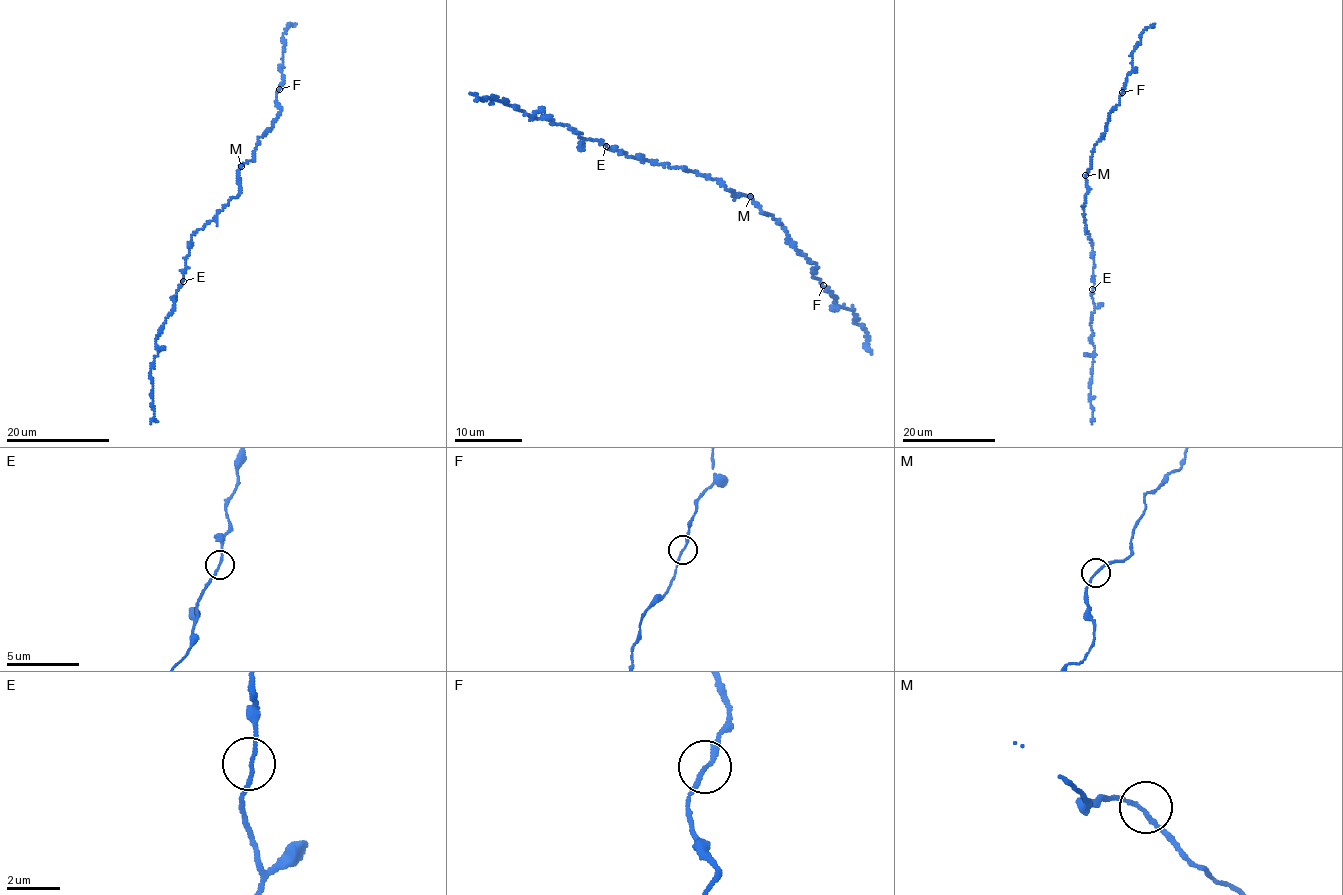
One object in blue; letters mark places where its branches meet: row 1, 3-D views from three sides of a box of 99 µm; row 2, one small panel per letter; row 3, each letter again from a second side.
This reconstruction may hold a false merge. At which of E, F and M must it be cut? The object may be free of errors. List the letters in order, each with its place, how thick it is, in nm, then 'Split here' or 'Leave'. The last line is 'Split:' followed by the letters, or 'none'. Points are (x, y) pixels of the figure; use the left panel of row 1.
E: Place: (183, 281). Thickness 140 nm. Leave
F: Place: (279, 89). Thickness 160 nm. Leave
M: Place: (241, 166). Thickness 150 nm. Leave
Split: none

